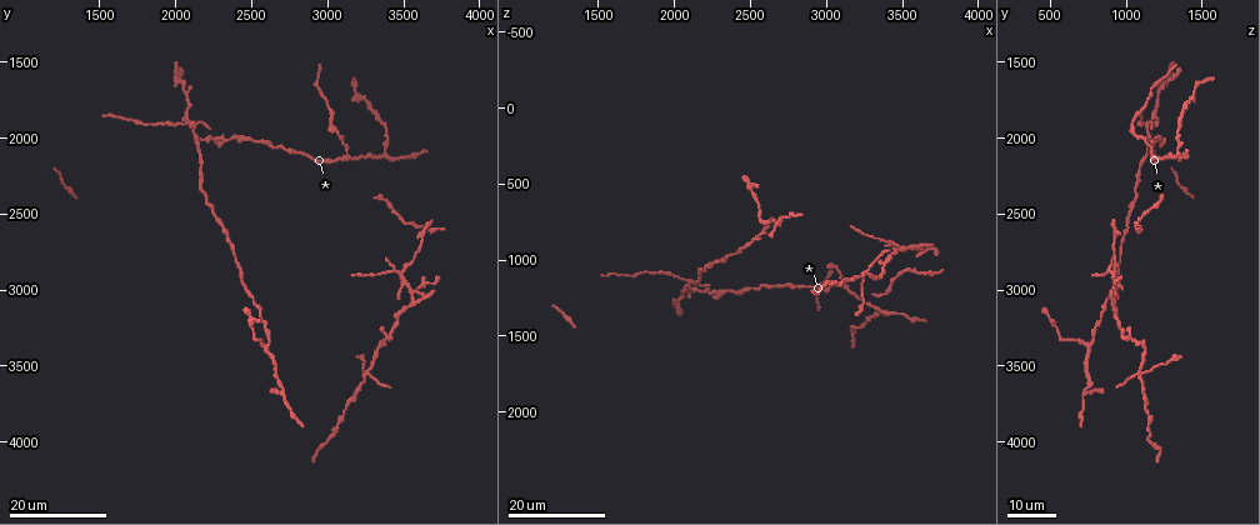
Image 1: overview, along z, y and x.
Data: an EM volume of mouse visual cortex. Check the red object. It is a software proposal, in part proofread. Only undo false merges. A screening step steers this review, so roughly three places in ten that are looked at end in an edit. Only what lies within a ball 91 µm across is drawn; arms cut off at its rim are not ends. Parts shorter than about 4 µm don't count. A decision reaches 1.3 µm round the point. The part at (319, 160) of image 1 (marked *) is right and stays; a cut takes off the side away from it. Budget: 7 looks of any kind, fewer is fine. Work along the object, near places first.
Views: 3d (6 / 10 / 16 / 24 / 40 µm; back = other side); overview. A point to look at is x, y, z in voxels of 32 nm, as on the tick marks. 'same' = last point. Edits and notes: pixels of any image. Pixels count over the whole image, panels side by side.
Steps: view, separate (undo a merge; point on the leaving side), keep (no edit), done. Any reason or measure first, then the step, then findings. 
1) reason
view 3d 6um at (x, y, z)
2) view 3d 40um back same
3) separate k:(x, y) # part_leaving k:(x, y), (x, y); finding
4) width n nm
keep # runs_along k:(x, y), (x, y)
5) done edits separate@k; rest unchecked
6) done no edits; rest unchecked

view 3d 24um at (3120, 2100, 1180)

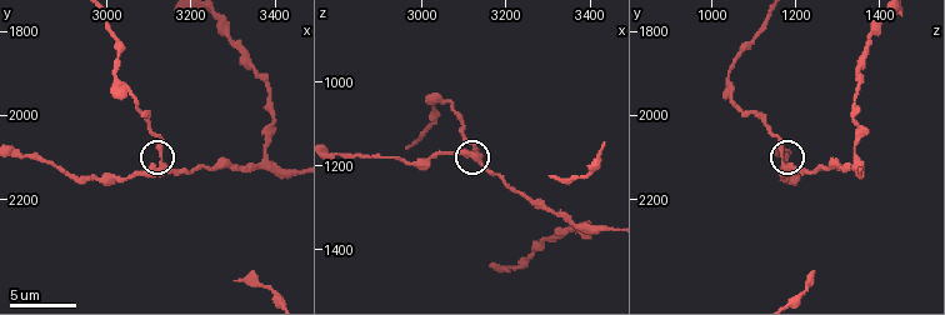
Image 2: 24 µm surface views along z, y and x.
zoom in
view 3d 6um at (3130, 2105, 1170)

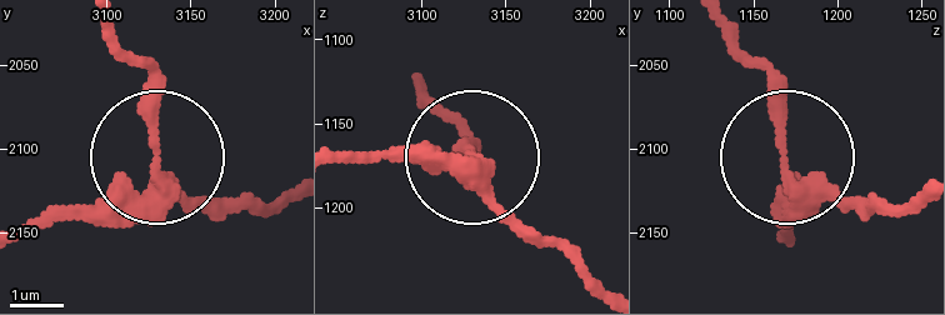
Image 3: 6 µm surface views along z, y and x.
width 290 nm
separate 3:(150, 91) # part_leaving 3:(154, 158), (154, 95), (114, 28); two neurons meet here

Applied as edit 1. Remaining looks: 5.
see it whole again
view overview

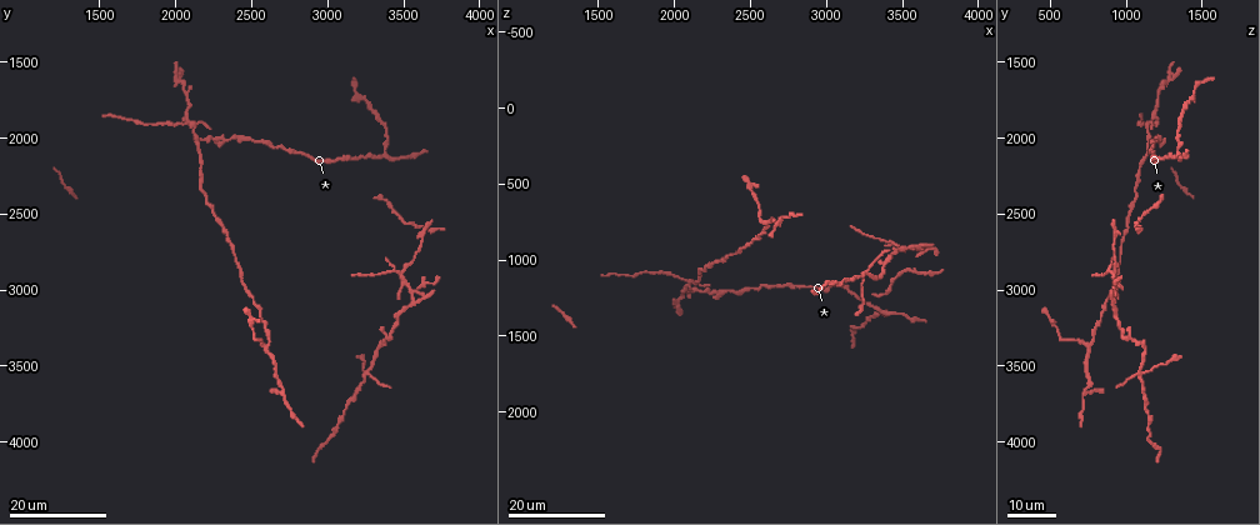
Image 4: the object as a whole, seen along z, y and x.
view 3d 24um at (2100, 1880, 1160)

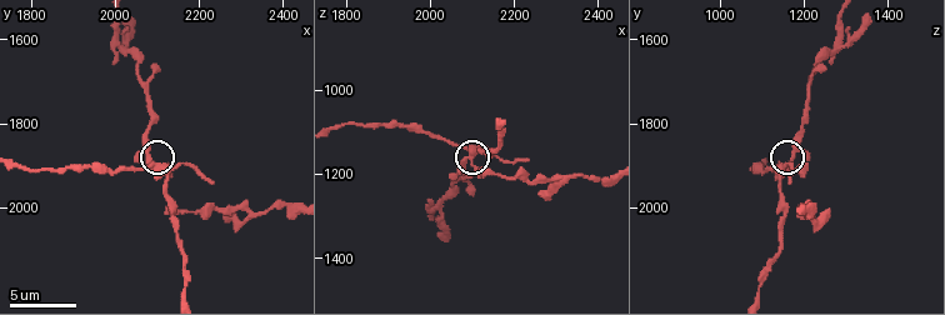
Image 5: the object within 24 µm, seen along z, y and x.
closer look
view 3d 10um at (2100, 1900, 1150)

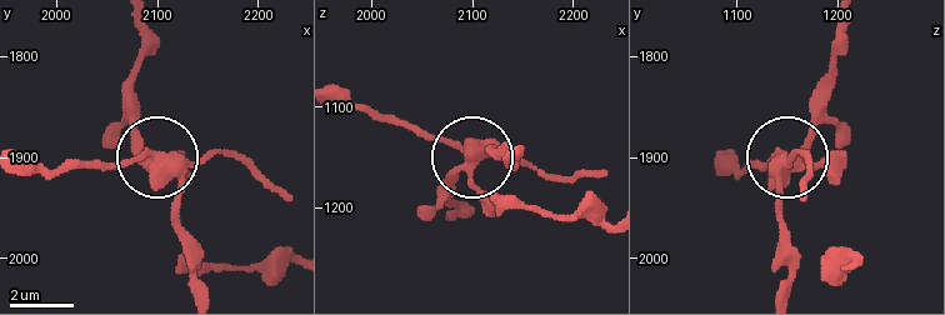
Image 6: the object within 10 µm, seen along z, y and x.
arms 5
separate 6:(126, 163) # two neurons meet here

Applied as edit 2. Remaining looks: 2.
done edits separate@3, separate@6; rest unchecked

